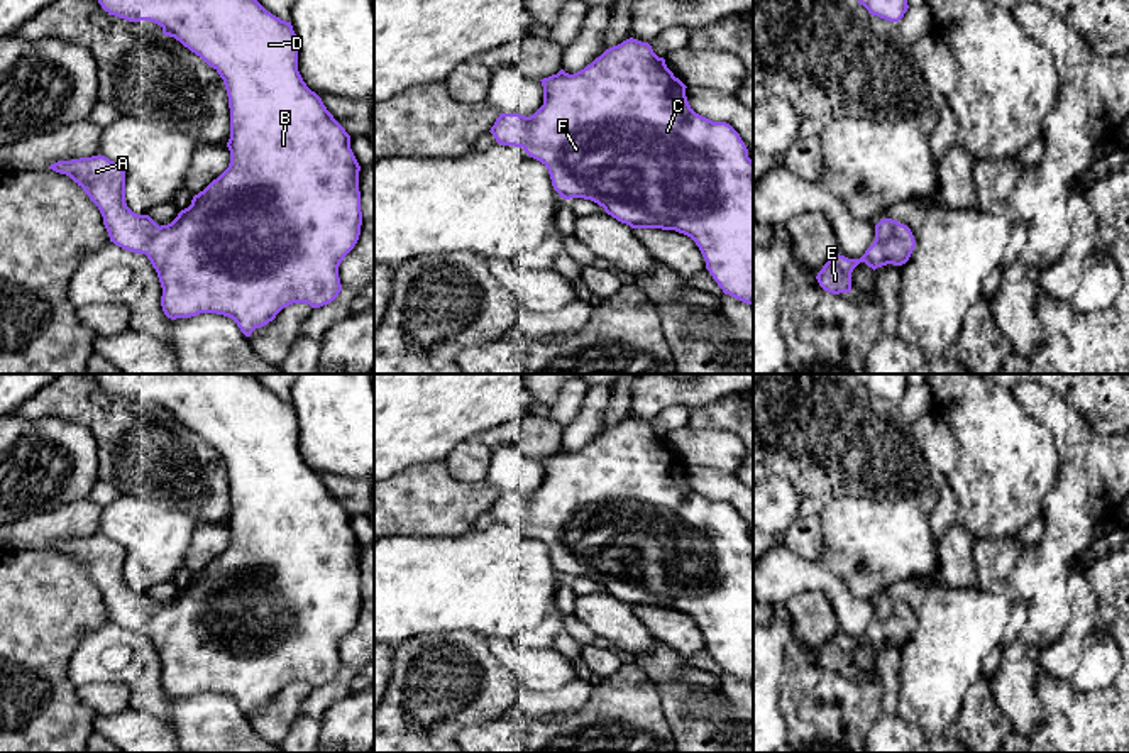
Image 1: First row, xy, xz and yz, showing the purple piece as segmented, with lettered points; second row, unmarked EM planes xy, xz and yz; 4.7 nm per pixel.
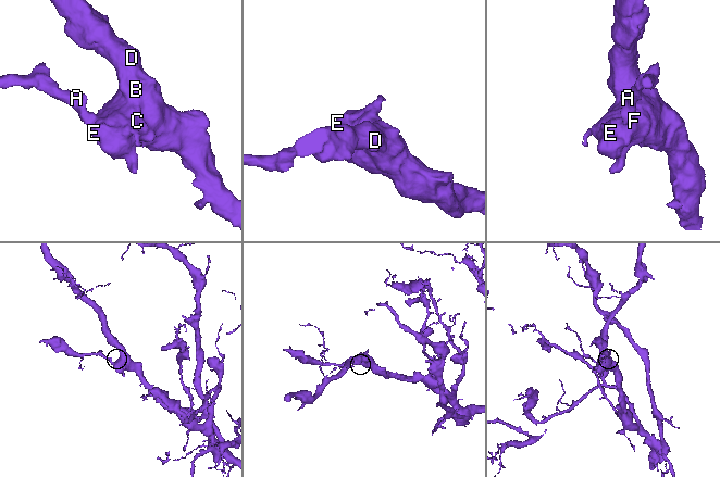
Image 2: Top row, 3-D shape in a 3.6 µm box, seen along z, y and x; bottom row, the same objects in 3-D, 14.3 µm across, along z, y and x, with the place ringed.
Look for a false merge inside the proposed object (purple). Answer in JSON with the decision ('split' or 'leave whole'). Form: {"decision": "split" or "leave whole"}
{"decision": "leave whole"}

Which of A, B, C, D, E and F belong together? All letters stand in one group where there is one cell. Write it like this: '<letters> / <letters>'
A B C D E F

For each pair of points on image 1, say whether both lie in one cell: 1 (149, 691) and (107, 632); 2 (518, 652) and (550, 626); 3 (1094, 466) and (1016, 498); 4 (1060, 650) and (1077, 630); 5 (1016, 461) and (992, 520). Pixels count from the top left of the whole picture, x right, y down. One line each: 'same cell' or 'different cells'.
1: same cell
2: different cells
3: different cells
4: same cell
5: same cell

